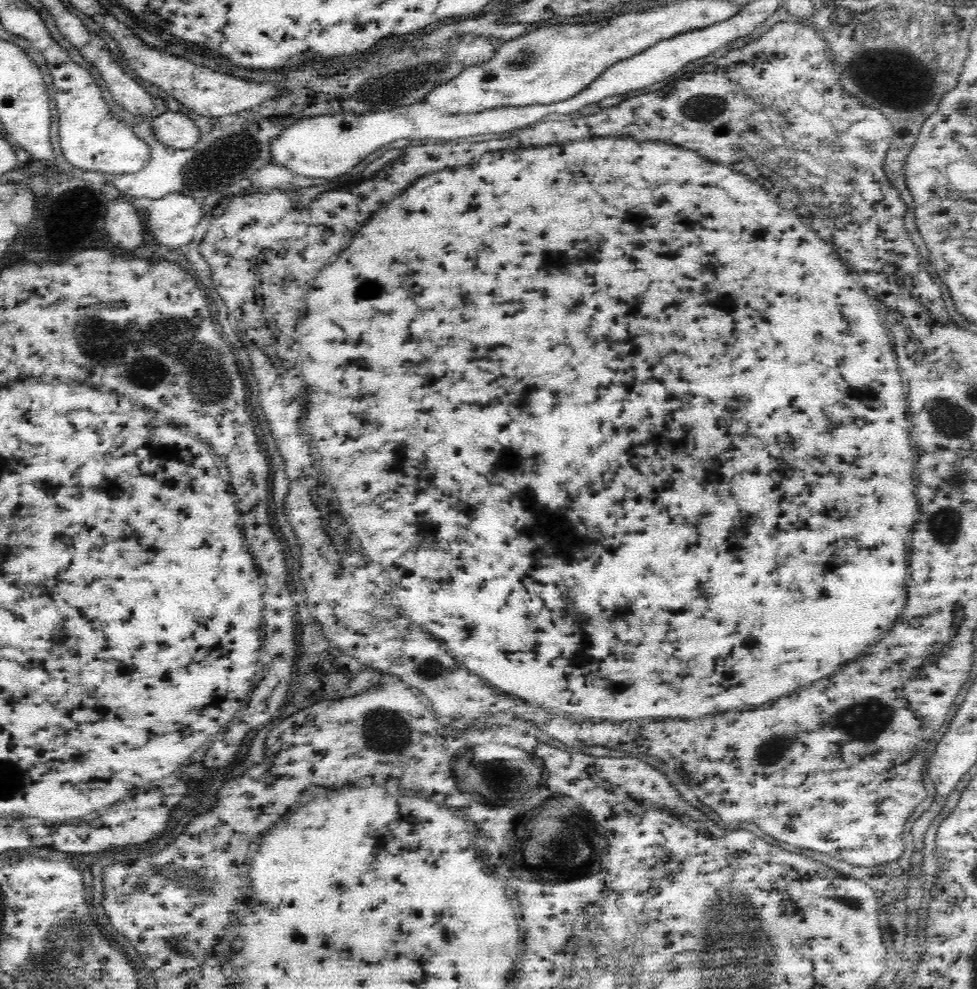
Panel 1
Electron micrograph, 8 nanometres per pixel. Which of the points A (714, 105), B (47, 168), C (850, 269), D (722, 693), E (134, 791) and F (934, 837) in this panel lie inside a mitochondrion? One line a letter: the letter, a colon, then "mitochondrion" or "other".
A: mitochondrion
B: other
C: other
D: other
E: other
F: other

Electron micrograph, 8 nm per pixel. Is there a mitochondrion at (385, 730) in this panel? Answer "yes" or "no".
yes

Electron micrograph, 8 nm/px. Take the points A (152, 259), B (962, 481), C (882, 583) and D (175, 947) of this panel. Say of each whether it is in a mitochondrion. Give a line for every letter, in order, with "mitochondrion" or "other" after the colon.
A: other
B: mitochondrion
C: other
D: other

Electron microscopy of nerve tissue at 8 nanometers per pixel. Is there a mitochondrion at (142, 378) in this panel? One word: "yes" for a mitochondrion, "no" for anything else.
yes

